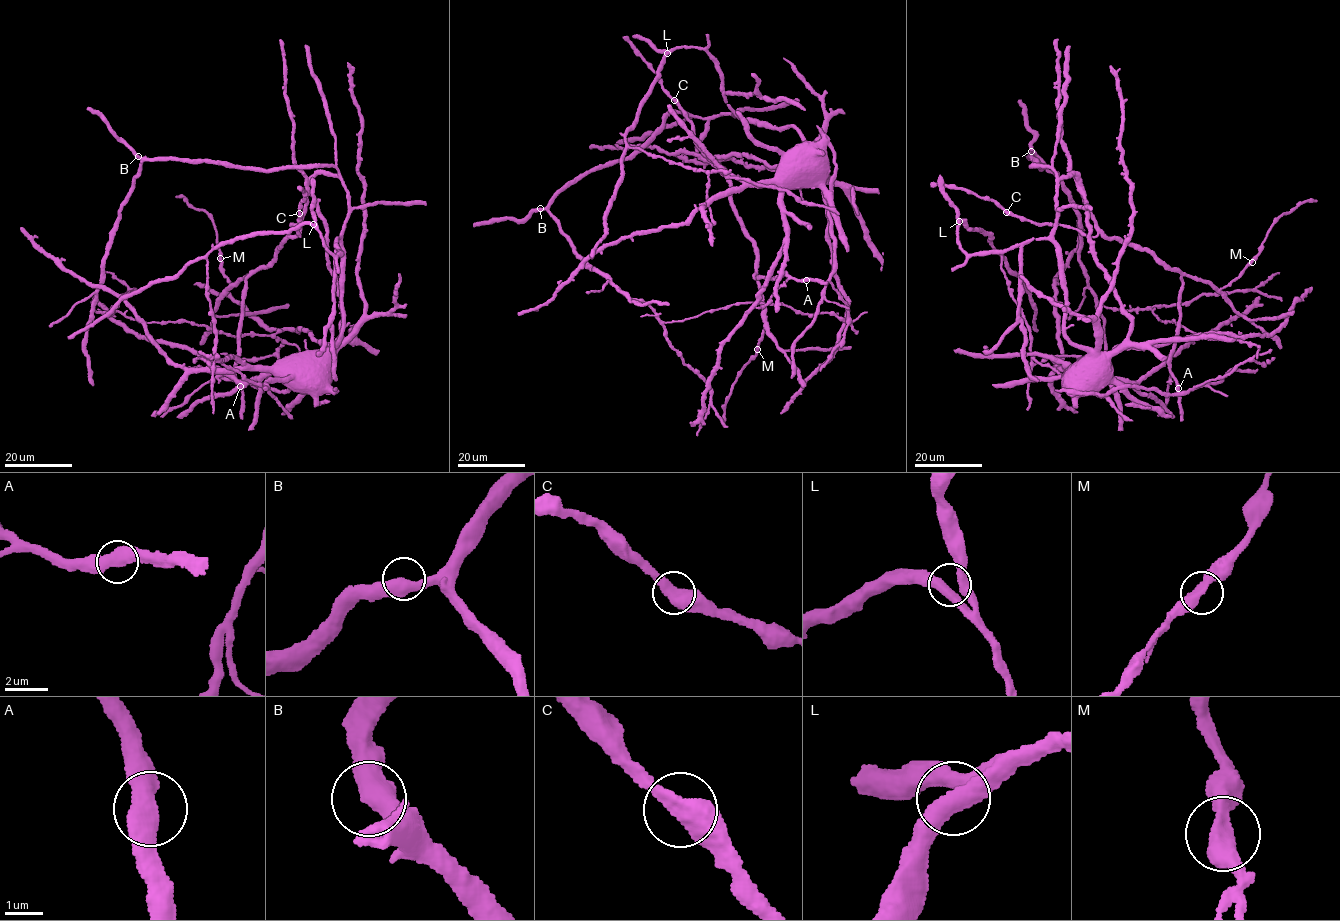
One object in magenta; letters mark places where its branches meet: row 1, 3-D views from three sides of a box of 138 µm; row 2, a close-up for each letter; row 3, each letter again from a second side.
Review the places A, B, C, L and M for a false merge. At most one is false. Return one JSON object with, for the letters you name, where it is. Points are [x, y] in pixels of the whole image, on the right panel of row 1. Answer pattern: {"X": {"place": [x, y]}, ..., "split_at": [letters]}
{"split_at": []}

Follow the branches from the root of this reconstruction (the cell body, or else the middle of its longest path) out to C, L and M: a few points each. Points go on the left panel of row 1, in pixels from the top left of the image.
C: (325, 350), (340, 334), (339, 284), (318, 201), (307, 195), (299, 236), (291, 225), (299, 213)
L: (325, 350), (336, 347), (343, 332), (341, 247), (339, 239), (336, 238), (341, 251), (332, 255), (313, 224)
M: (325, 350), (333, 349), (342, 314), (313, 196), (267, 265), (231, 286), (220, 258)

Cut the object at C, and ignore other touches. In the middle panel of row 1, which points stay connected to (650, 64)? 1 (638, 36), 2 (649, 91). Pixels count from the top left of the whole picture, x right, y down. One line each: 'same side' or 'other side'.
1: other side
2: other side

